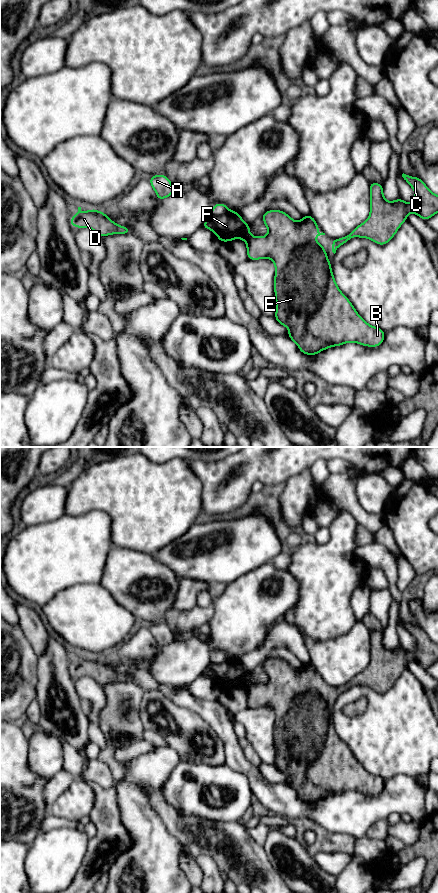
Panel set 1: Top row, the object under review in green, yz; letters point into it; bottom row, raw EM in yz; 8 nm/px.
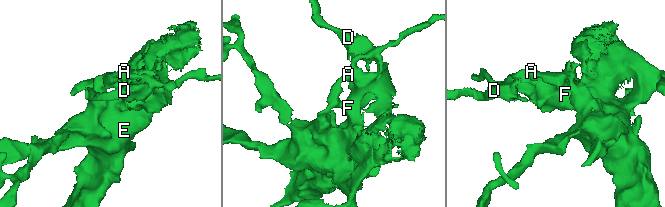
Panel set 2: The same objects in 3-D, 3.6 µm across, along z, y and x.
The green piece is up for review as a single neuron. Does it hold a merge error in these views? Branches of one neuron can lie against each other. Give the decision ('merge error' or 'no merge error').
merge error

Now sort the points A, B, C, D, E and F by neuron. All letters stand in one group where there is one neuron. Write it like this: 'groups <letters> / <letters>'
groups A / B C D E F

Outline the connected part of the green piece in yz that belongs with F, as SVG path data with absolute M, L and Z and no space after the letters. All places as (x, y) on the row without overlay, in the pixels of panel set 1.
M268 658L262 668L268 676L265 685L250 683L250 672L246 672L238 659L230 659L221 665L212 662L206 667L201 676L212 678L219 689L229 690L236 686L243 687L247 693L248 708L269 706L275 711L274 739L276 747L277 770L289 777L288 785L298 793L303 802L314 804L317 801L333 794L340 794L348 790L355 790L363 794L378 795L385 786L385 779L369 773L357 761L349 747L338 736L331 717L331 711L325 701L325 695L315 689L316 684L325 683L317 679L319 673L311 664L302 664L300 670L294 669L287 661L281 658Z

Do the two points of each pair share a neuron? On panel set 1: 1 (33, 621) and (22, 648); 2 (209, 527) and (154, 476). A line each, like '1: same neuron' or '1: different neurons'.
1: different neurons
2: different neurons

